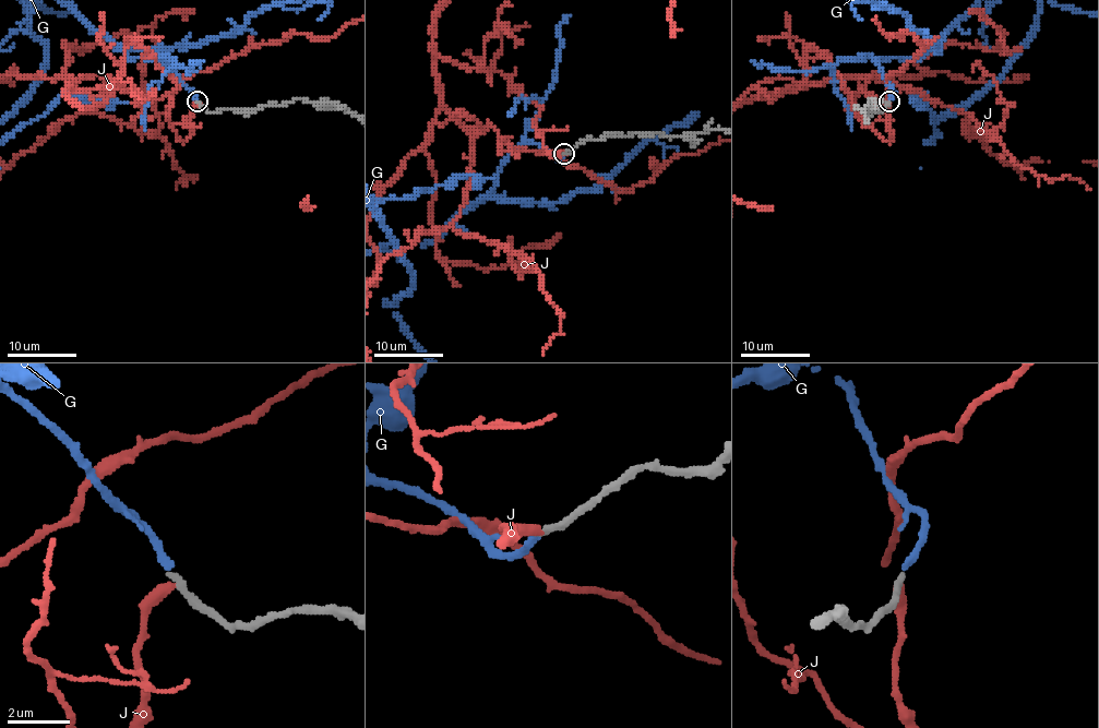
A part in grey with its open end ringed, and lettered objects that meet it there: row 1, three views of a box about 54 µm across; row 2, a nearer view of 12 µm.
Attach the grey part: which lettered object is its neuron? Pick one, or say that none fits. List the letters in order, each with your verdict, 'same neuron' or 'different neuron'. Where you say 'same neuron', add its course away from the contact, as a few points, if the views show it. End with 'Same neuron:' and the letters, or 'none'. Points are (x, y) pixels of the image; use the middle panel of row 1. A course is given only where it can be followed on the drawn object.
G: same neuron
J: different neuron
Same neuron: G

